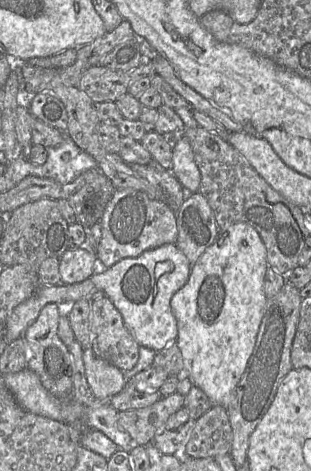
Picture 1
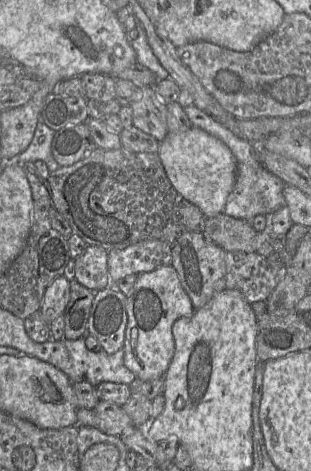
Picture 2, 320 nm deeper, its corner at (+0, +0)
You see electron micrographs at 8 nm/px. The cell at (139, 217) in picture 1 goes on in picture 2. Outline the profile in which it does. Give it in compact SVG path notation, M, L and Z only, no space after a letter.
M149 239L122 250L109 251L108 270L111 284L115 285L128 275L140 275L171 265L171 248L167 242Z

